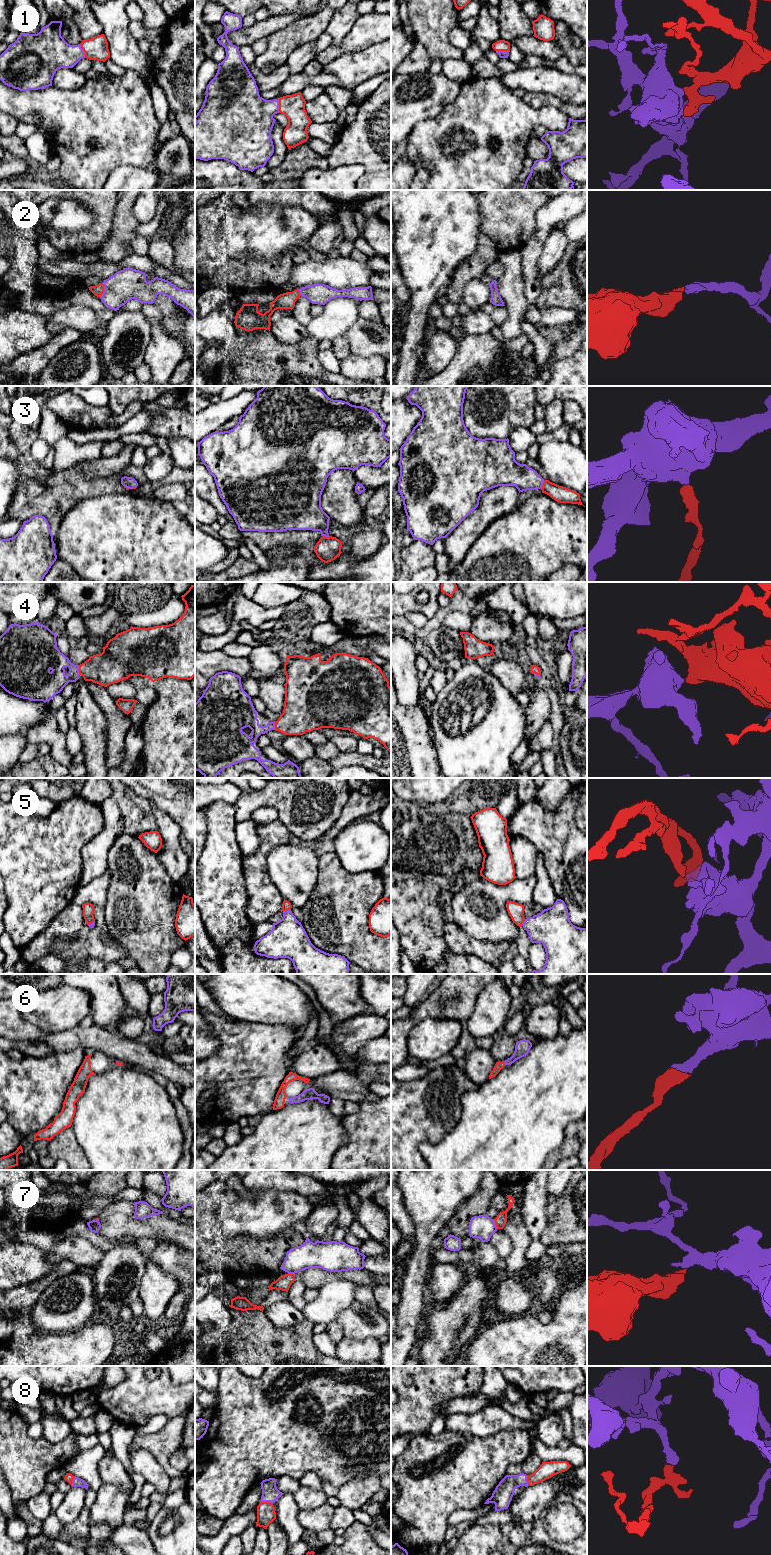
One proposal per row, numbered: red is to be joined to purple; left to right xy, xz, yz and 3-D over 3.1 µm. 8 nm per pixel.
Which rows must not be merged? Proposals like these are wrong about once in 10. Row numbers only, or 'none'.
7

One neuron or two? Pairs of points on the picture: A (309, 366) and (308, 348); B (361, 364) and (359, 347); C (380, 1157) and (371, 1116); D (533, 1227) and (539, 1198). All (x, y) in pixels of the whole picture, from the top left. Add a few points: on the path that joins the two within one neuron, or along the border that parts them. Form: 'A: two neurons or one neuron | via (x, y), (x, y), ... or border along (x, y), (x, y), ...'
A: one neuron | via (308, 362), (308, 352)
B: two neurons | border along (351, 353), (364, 357), (380, 356)
C: one neuron | via (380, 1147), (380, 1129), (378, 1126)
D: one neuron | via (538, 1220), (538, 1205)

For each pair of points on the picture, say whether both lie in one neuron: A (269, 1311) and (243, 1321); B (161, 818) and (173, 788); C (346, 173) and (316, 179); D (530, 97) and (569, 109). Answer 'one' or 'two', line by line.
A: two
B: two
C: one
D: one

